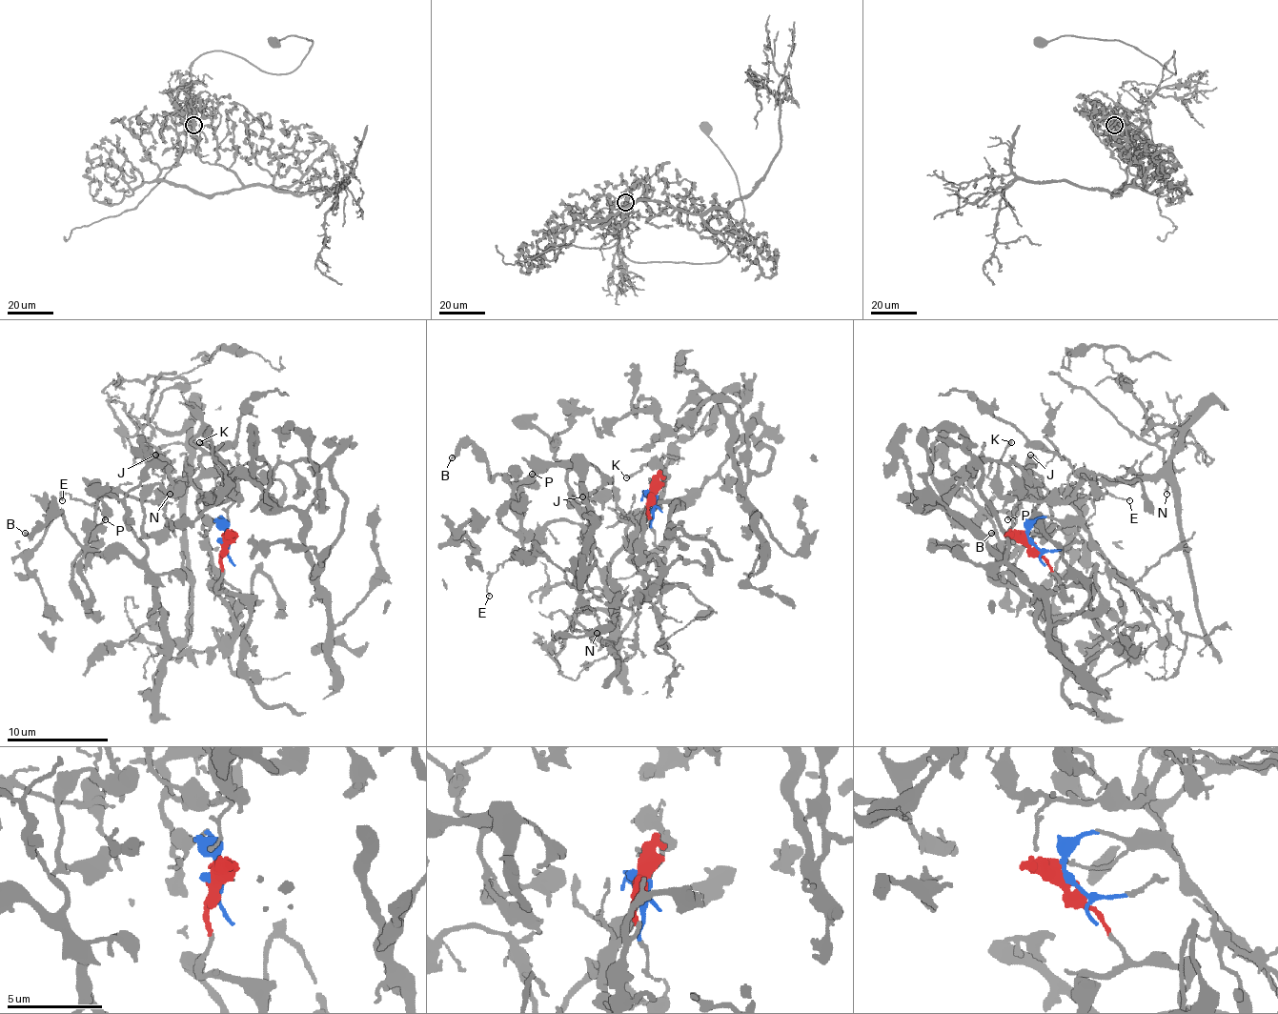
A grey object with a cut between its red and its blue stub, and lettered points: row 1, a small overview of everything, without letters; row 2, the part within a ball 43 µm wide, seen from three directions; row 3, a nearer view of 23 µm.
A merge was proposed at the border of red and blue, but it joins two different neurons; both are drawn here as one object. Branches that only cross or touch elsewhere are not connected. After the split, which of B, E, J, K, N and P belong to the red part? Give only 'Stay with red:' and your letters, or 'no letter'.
Stay with red: B, J, P

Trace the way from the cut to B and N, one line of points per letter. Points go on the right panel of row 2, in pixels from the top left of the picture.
B: (1029, 542), (1136, 657), (1087, 684), (997, 573), (1012, 515), (979, 519), (992, 533)
N: (1029, 542), (1040, 517), (1073, 519), (1087, 479), (1148, 479), (1179, 432), (1146, 421), (1166, 495)

